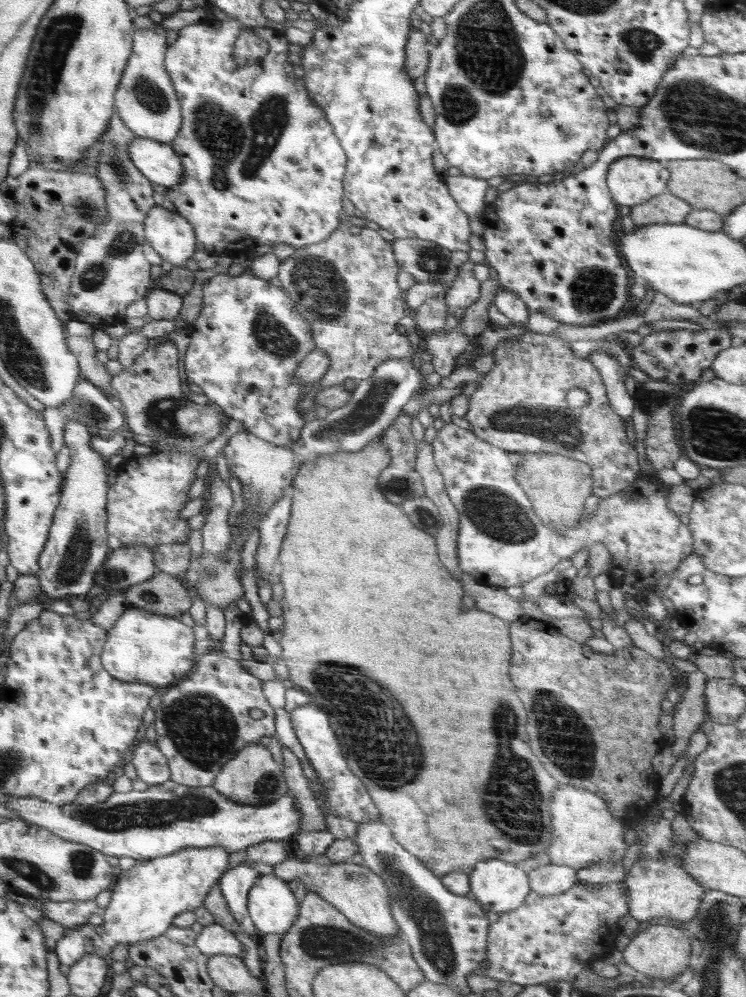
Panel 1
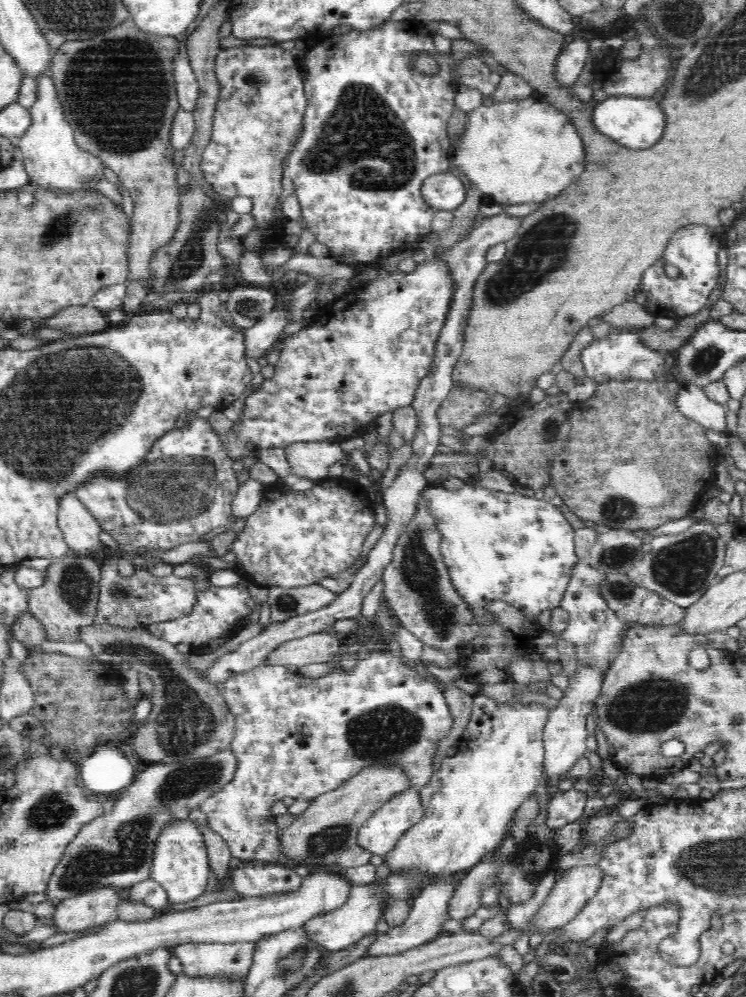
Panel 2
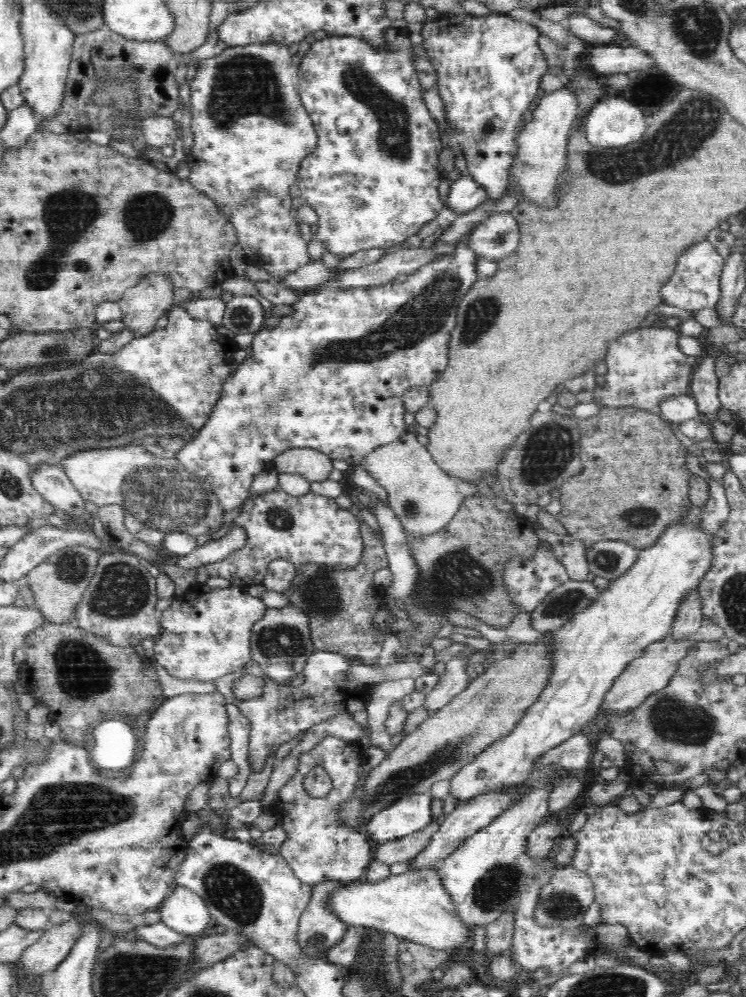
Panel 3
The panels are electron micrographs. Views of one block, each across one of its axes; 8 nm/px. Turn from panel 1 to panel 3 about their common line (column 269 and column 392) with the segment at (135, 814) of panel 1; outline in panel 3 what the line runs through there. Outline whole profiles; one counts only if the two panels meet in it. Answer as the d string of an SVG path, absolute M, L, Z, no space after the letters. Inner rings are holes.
M429 793L404 796L374 814L366 823L366 830L377 843L401 839L430 824L430 804L432 799Z

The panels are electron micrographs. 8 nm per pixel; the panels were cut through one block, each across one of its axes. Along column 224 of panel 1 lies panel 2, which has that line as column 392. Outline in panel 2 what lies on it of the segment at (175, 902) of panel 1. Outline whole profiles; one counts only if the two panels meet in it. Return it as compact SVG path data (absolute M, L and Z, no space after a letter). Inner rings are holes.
M480 692L473 695L471 717L457 743L457 753L446 756L430 780L418 789L425 815L384 856L384 864L390 867L392 874L404 874L408 868L418 868L423 873L421 882L425 886L438 880L438 876L452 876L472 869L482 859L496 852L508 835L506 826L514 818L514 812L535 792L538 782L542 780L544 727L550 716L549 710L534 701L528 701L524 706L518 699L502 702L494 701Z

